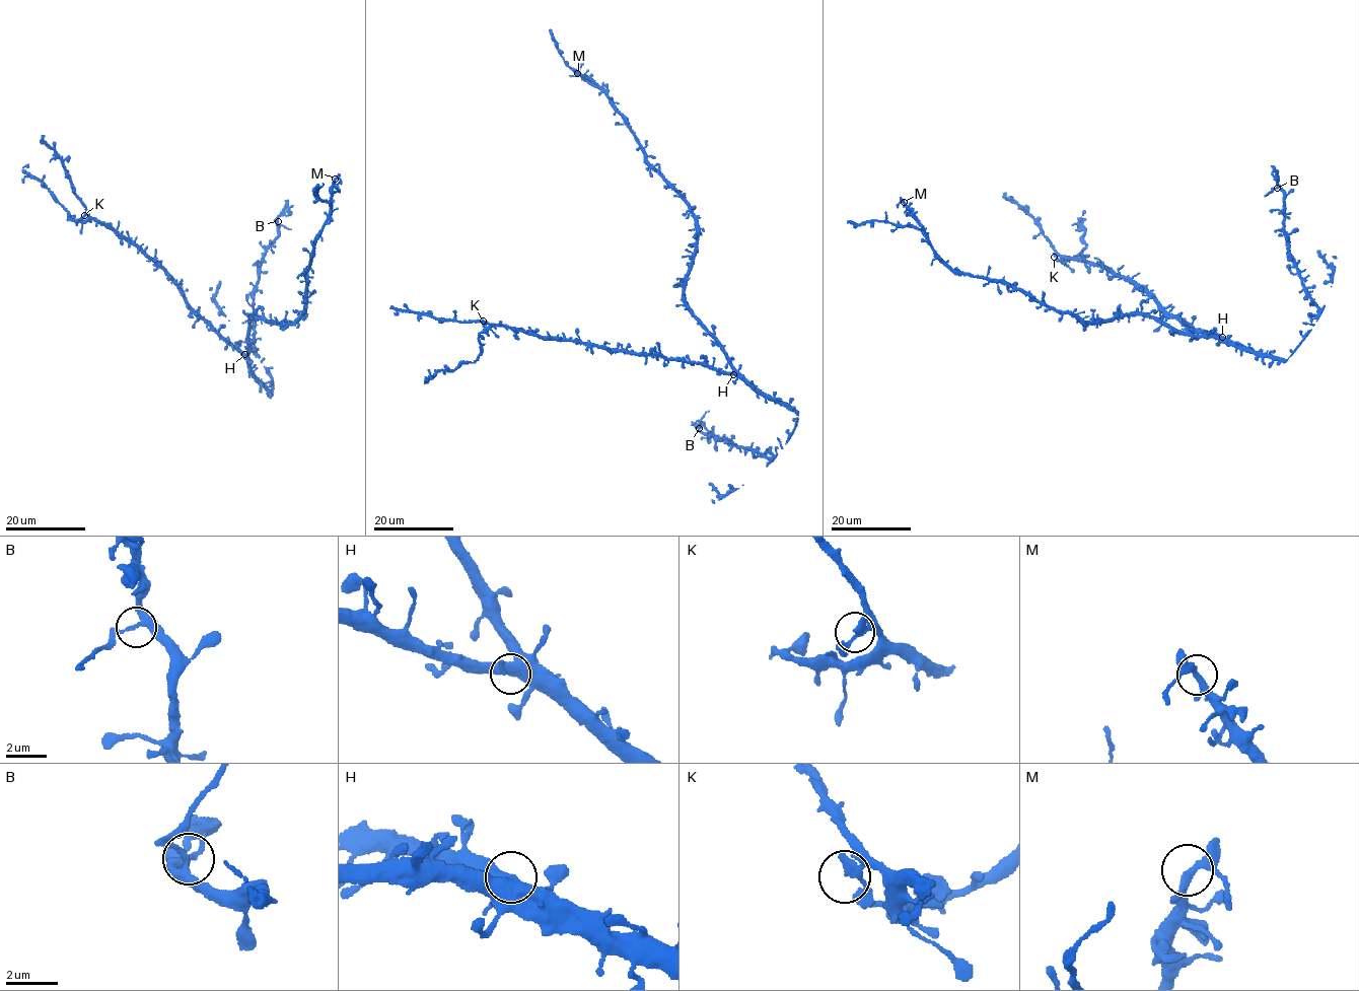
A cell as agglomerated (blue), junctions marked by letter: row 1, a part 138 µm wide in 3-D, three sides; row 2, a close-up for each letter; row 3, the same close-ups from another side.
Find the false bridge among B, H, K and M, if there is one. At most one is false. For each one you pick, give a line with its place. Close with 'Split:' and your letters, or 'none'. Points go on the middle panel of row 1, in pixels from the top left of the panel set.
B: (699, 428)
Split: B

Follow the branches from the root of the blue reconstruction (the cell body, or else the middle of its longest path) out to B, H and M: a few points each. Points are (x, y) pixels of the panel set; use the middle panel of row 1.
B: (720, 343), (736, 373), (798, 415), (785, 443), (766, 458), (716, 440), (699, 427)
H: (720, 343), (733, 374)
M: (720, 343), (685, 299), (686, 276), (697, 240), (691, 207), (647, 160), (626, 118), (602, 89), (577, 73)

